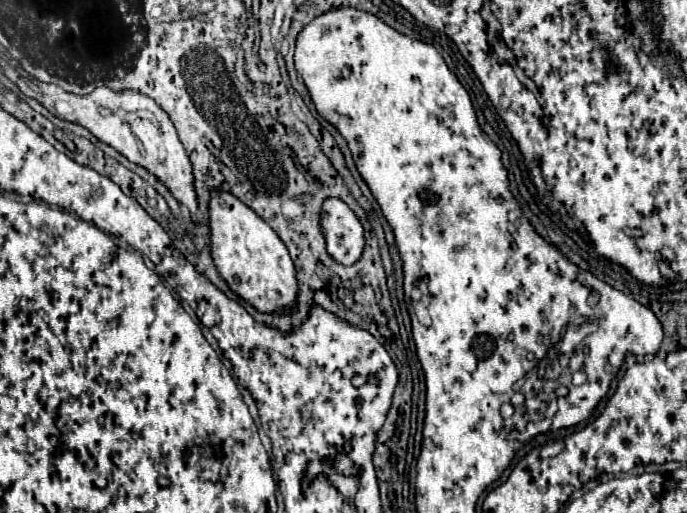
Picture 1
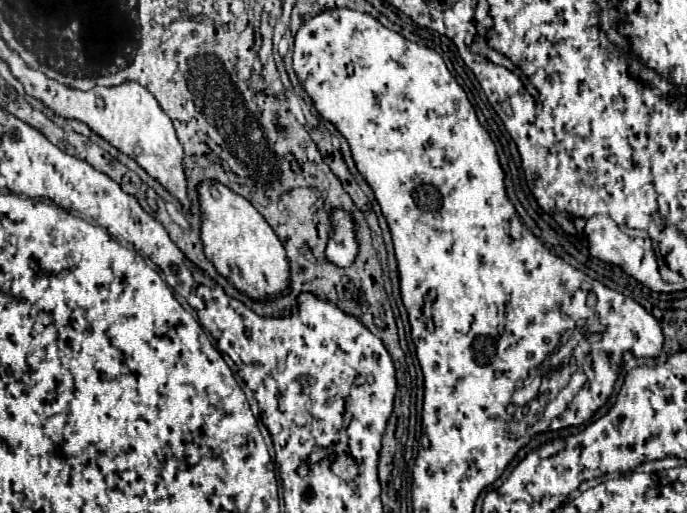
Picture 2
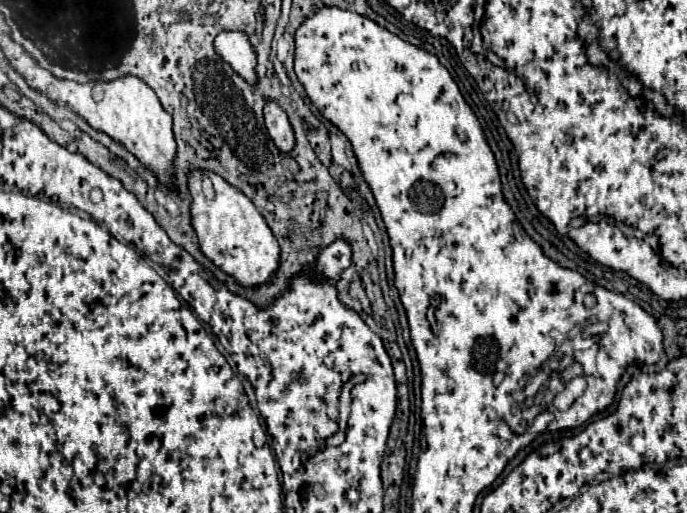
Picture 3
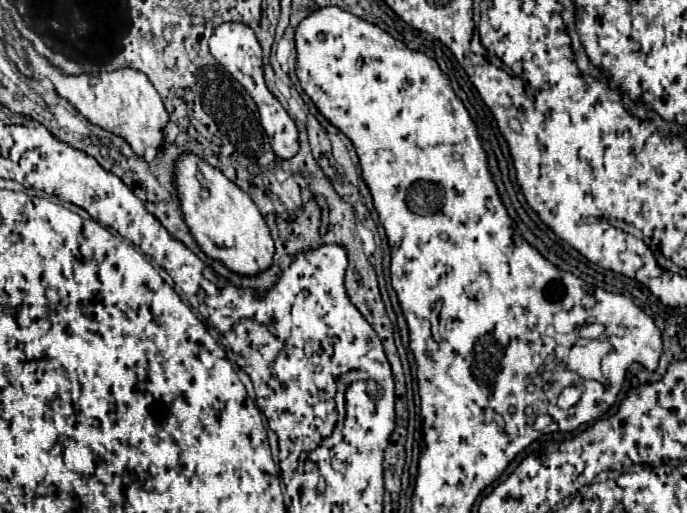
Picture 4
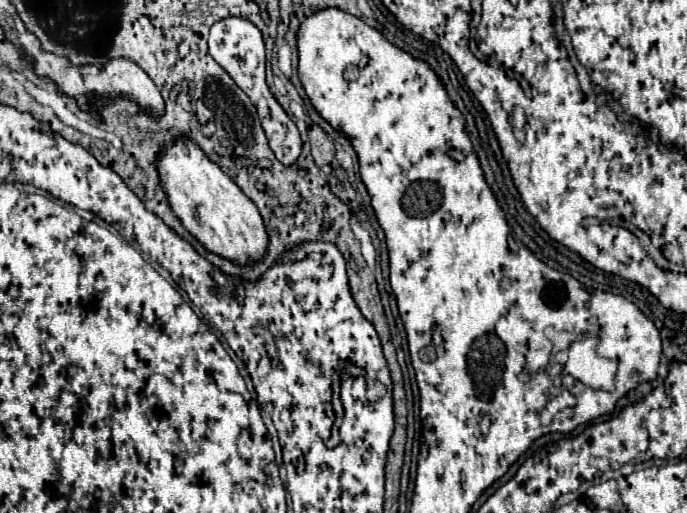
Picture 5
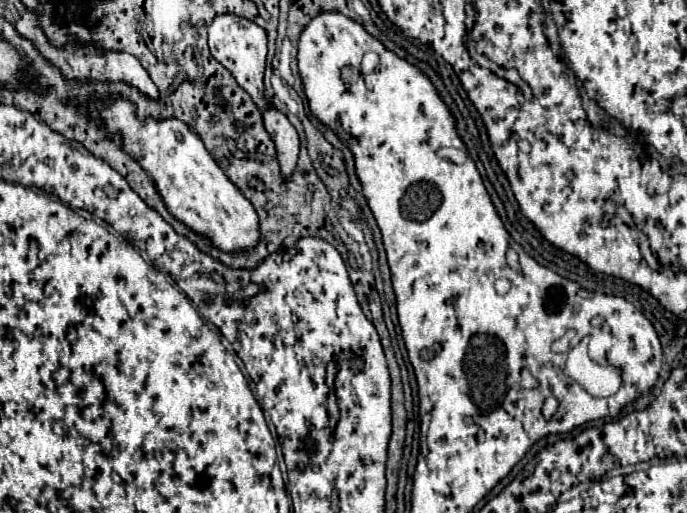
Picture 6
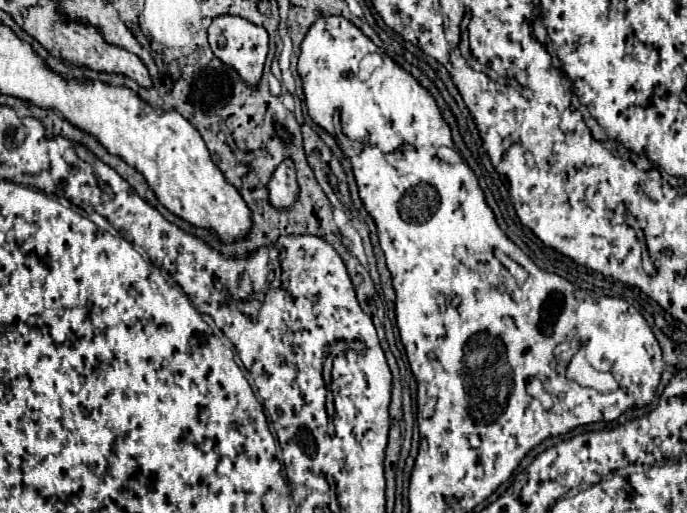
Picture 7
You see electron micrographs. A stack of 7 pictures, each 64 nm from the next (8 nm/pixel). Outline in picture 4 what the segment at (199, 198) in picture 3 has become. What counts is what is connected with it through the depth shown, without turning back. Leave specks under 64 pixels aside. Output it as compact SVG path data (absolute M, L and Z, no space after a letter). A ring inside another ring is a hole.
M184 152L182 156L178 156L178 160L174 162L174 170L174 186L184 222L204 254L244 276L254 276L266 270L274 256L274 242L262 214L258 212L250 196L242 192L234 182L230 182L218 168L206 164L192 152ZM198 176L206 180L204 186L200 184ZM202 190L208 192L206 198L202 196Z

